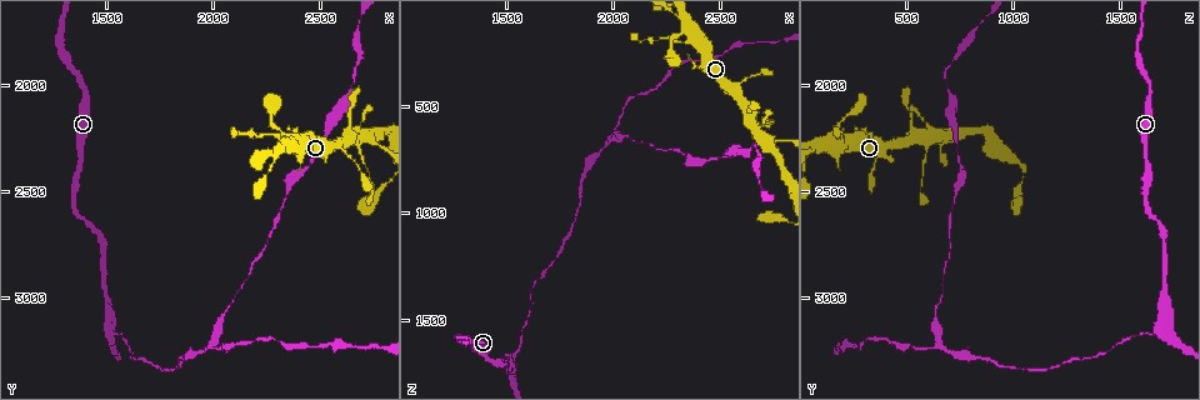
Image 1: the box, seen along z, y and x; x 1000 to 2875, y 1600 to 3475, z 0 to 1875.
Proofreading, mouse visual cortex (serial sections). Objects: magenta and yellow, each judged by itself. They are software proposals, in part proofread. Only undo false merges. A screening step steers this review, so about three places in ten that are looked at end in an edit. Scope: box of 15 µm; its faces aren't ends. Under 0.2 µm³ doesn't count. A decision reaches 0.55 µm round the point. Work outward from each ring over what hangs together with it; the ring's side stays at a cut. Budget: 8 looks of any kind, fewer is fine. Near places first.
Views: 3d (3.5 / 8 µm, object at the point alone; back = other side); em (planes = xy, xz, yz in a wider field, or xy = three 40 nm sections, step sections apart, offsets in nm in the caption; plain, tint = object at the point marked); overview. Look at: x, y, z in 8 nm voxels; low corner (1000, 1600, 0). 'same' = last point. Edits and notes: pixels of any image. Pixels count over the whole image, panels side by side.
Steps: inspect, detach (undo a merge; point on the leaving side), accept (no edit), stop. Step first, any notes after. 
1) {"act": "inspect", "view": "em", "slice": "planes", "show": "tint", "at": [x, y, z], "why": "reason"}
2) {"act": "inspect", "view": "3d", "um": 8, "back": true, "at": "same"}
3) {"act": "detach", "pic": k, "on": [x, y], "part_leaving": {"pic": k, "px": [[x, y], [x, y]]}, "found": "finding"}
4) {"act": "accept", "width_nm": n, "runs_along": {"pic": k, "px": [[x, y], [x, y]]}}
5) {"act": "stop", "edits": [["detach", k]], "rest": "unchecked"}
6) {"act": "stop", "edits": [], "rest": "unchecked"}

{"act": "inspect", "view": "3d", "um": 3.5, "at": [1510, 3130, 1700], "why": "abrupt turn"}

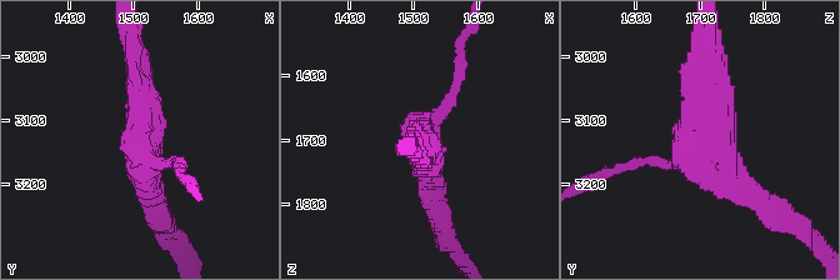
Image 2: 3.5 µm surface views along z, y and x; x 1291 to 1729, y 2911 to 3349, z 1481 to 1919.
{"act": "inspect", "view": "em", "slice": "xy", "step": 1, "show": "tint", "at": [1515, 3135, 1700], "arms": 3, "arm_widths_nm": [150, 300, 350], "why": "need the tissue"}

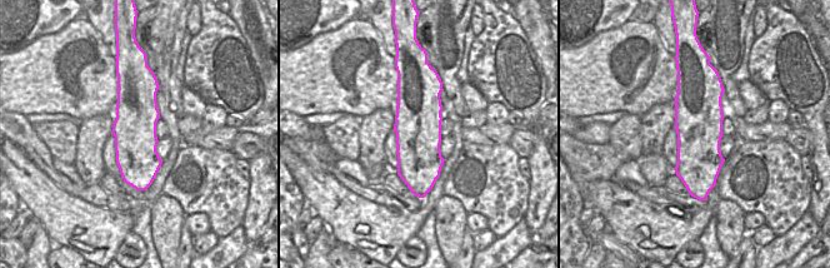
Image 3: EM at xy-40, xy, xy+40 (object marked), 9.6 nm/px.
{"act": "inspect", "view": "em", "slice": "xy", "step": 2, "show": "tint", "at": "same"}

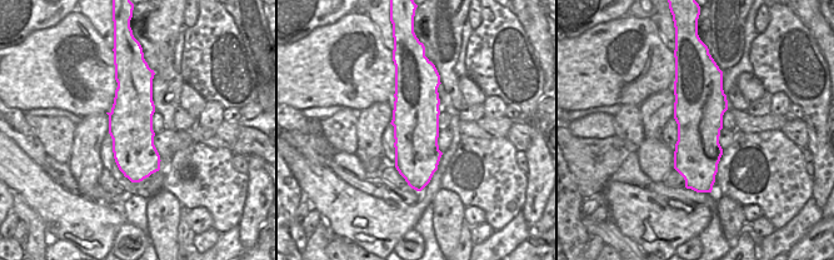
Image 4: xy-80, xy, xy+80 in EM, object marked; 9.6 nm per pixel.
{"act": "accept", "width_nm": 460, "runs_along": {"pic": 2, "px": [[708, 56], [701, 141], [675, 164], [640, 160]]}, "found": "all the same cell"}

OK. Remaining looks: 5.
{"act": "inspect", "view": "em", "slice": "xy", "step": 3, "show": "tint", "at": [1620, 3270, 1360], "why": "a narrow waist"}

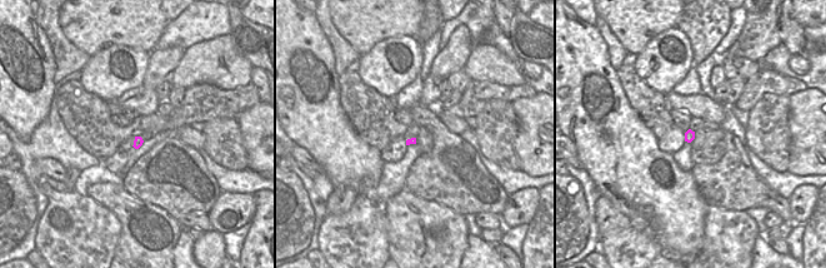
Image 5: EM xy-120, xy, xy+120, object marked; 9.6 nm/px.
{"act": "inspect", "view": "3d", "um": 3.5, "at": "same"}

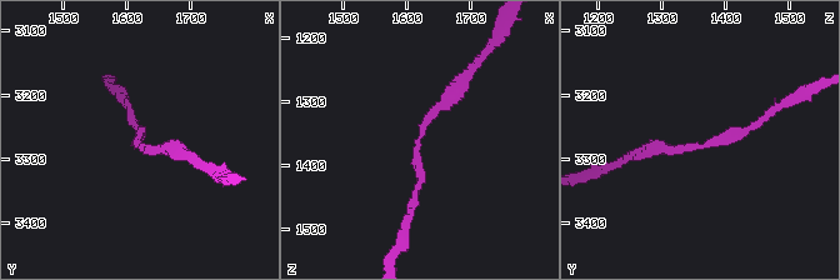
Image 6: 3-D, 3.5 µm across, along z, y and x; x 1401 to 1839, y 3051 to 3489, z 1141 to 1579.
{"act": "accept", "arm_widths_nm": [100, 200], "runs_along": {"pic": 6, "px": [[409, 205], [420, 183], [420, 129], [470, 70]]}, "found": "one cell here"}

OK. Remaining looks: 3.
{"act": "inspect", "view": "3d", "um": 8, "at": [1980, 3220, 650]}

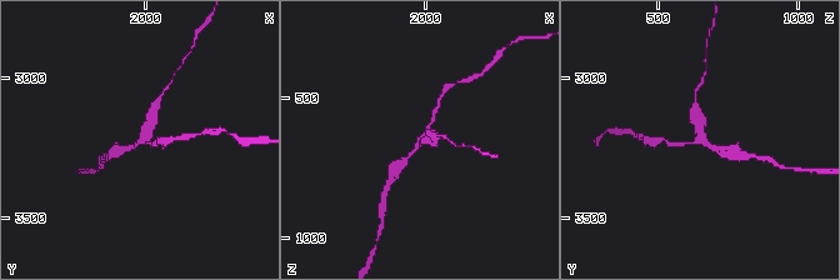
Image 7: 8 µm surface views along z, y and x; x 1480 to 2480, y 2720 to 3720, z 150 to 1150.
{"act": "inspect", "view": "3d", "um": 3.5, "at": [1980, 3220, 650]}

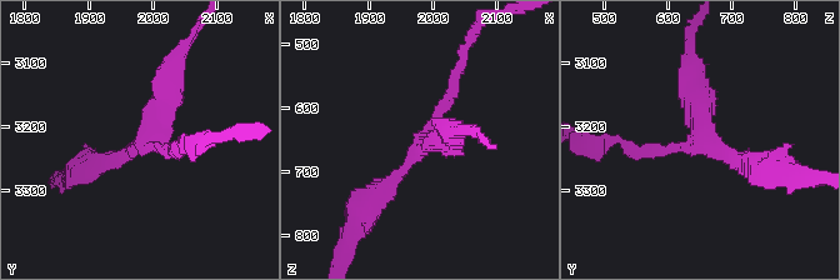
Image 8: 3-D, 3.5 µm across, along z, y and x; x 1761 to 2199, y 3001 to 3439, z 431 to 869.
{"act": "inspect", "view": "em", "slice": "xy", "step": 3, "show": "tint", "at": [1985, 3220, 655], "arms": 3, "arm_widths_nm": [200, 250, 350]}

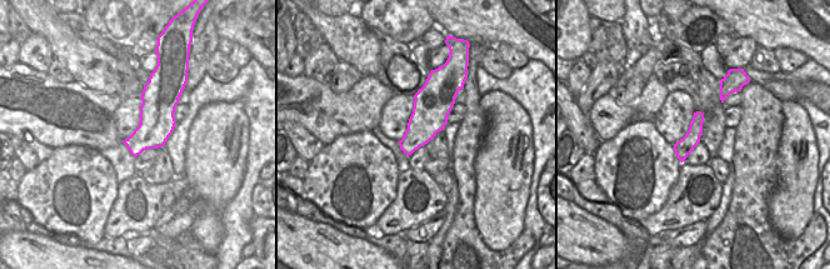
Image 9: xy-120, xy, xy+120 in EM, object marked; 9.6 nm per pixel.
{"act": "accept", "runs_along": {"pic": 8, "px": [[90, 164], [155, 126], [175, 65]]}, "found": "all the same cell"}

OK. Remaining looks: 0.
{"act": "stop", "edits": [], "rest": "unchecked"}

